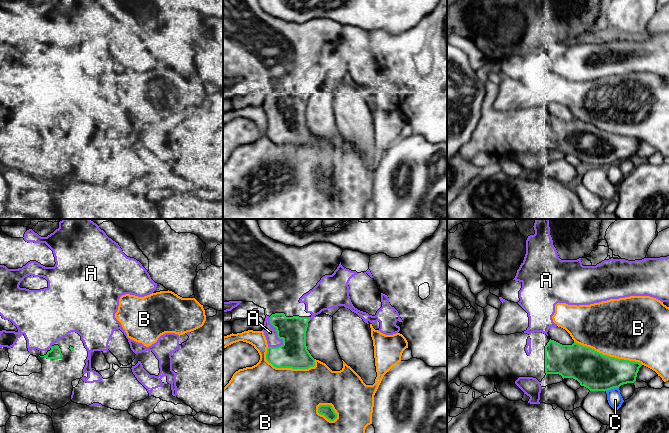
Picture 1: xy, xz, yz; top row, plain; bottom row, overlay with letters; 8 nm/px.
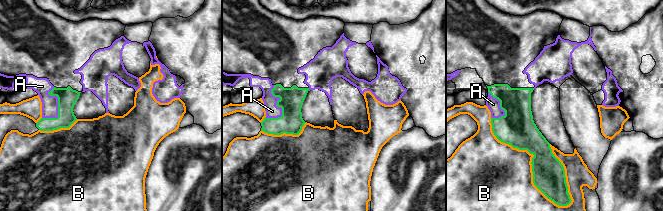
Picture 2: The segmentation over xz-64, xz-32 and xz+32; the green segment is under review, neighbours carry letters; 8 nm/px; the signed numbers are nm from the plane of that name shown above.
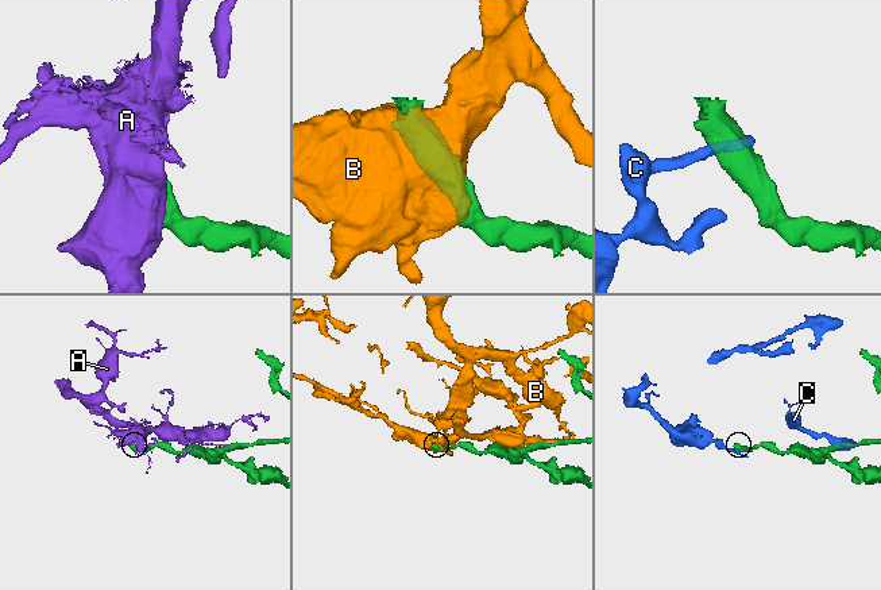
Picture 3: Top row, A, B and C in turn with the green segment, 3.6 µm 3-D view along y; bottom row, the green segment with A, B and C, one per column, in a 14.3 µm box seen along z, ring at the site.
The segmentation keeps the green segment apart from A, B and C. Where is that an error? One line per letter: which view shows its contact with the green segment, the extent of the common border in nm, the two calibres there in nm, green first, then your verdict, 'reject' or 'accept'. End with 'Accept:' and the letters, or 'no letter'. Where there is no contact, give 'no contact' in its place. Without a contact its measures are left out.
A: contact in xz; length 260 nm; calibres 220 and 100 nm; reject
B: contact in yz; length 600 nm; calibres 300 and 480 nm; reject
C: contact in yz; length 110 nm; calibres 300 and 120 nm; reject
Accept: no letter

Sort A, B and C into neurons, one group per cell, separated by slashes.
A / B / C

